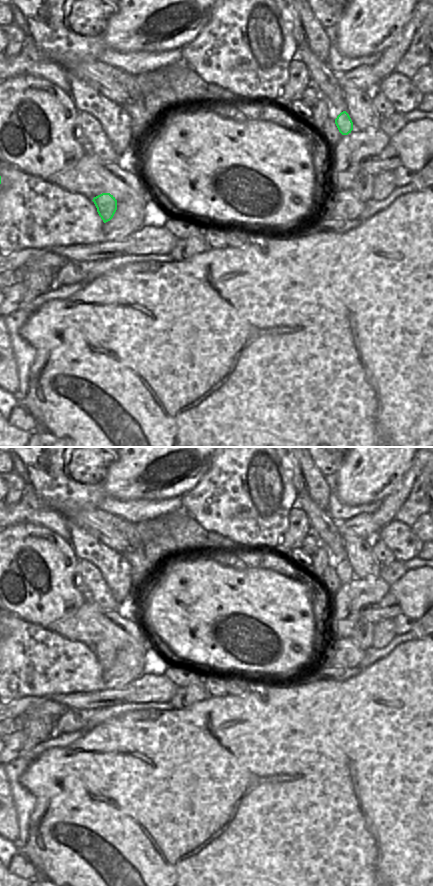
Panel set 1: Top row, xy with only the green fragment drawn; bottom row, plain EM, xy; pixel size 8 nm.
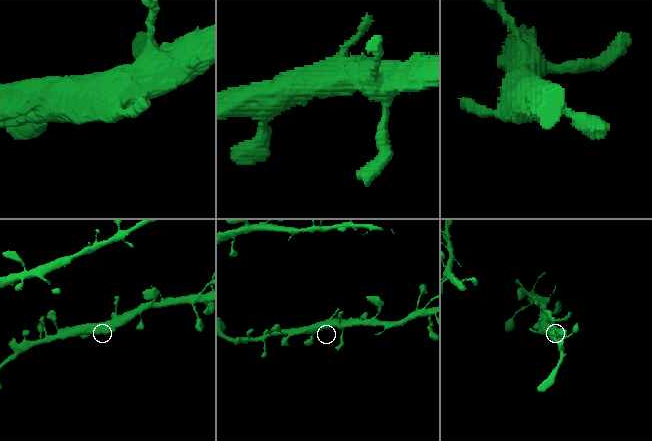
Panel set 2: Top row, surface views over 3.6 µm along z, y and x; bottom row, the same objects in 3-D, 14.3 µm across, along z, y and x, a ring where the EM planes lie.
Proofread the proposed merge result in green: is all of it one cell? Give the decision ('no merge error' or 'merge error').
no merge error

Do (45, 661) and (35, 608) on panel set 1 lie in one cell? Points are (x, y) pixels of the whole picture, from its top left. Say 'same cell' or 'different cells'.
different cells

